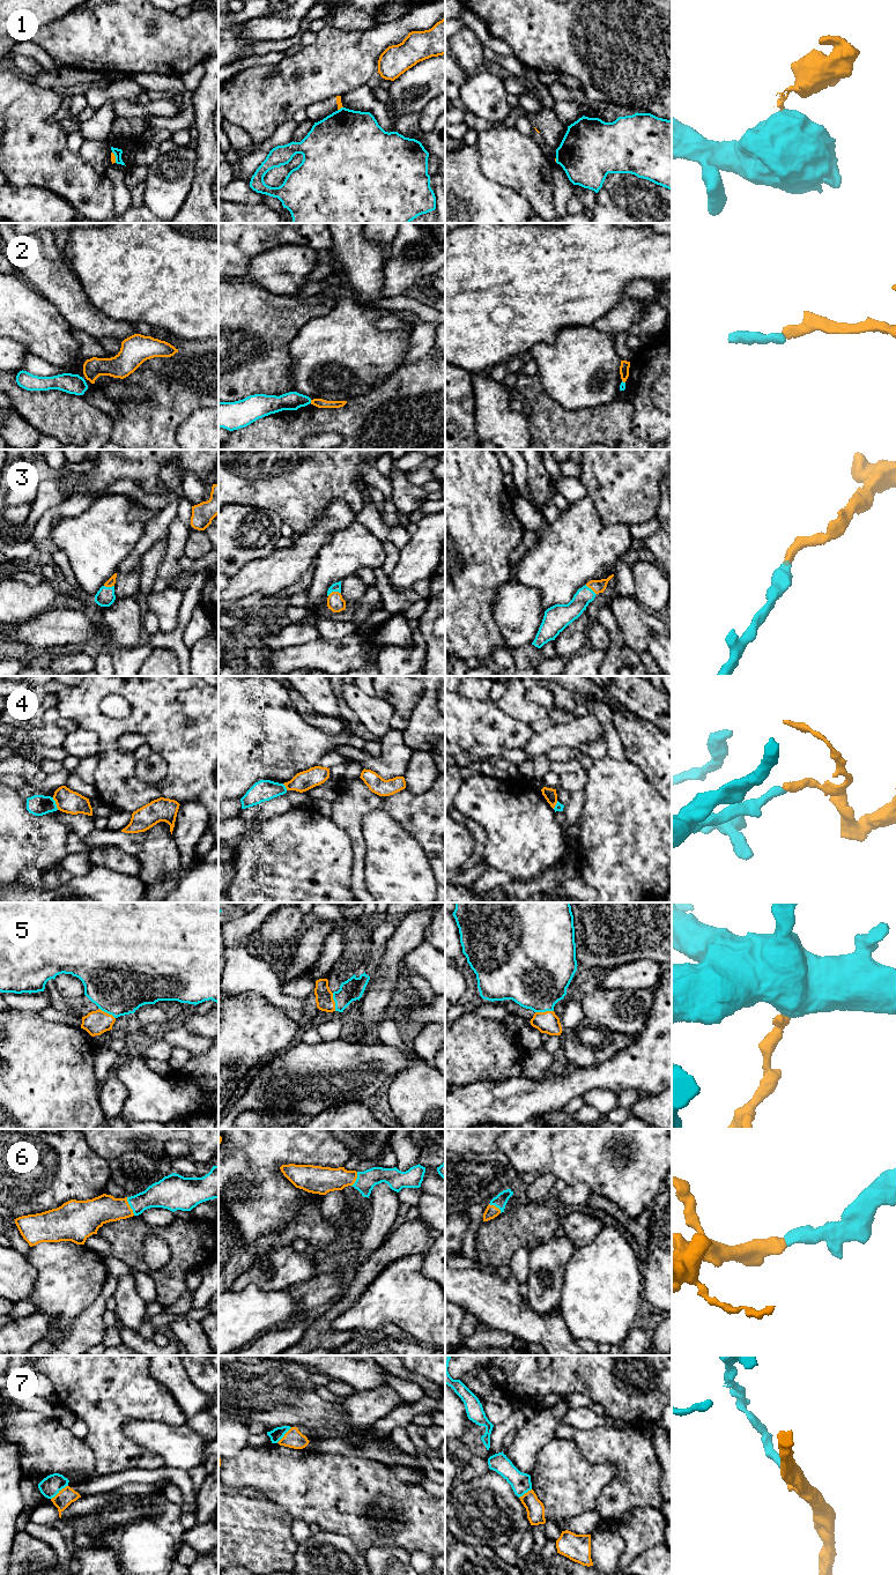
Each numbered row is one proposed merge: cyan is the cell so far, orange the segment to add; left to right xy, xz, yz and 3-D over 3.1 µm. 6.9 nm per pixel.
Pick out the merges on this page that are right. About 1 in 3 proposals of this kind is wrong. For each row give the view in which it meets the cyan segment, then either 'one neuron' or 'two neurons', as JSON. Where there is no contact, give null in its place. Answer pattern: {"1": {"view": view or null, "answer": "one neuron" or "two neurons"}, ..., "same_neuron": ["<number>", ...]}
{"1": {"view": "xy", "answer": "two neurons"}, "2": {"view": "xz", "answer": "two neurons"}, "3": {"view": "xz", "answer": "one neuron"}, "4": {"view": "xy", "answer": "two neurons"}, "5": {"view": "xz", "answer": "one neuron"}, "6": {"view": "xy", "answer": "one neuron"}, "7": {"view": "xy", "answer": "two neurons"}, "same_neuron": ["3", "5", "6"]}

